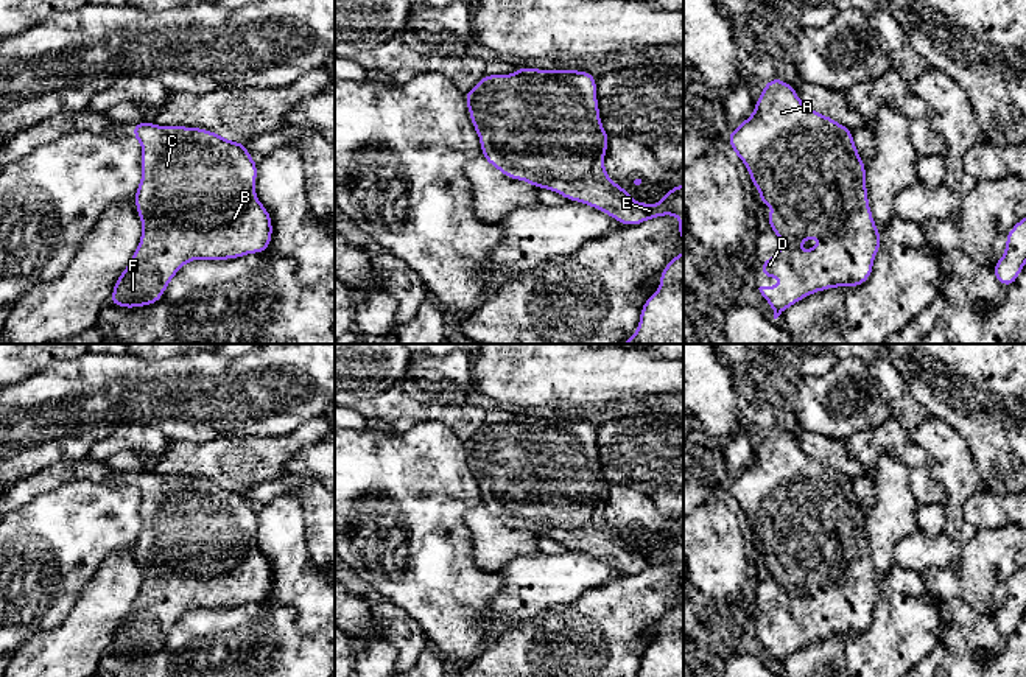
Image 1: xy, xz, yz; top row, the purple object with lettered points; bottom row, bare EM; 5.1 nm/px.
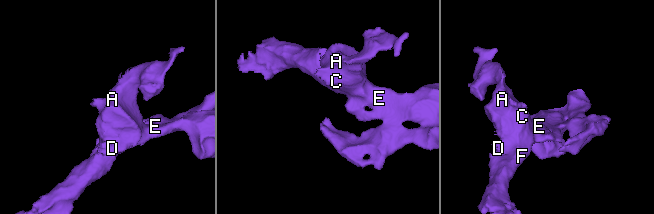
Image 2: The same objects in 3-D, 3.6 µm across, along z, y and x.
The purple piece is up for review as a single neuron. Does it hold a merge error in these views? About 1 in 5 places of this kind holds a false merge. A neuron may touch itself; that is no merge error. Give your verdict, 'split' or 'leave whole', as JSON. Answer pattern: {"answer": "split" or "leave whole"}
{"answer": "leave whole"}

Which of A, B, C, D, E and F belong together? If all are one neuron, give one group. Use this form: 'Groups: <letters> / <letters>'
Groups: A B C D E F

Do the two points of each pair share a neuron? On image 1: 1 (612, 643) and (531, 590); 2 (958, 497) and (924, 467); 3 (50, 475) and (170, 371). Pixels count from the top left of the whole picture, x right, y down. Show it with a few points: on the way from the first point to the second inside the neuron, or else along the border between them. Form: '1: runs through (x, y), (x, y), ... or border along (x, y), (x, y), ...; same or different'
1: border along (589, 592), (520, 620); different
2: border along (913, 442), (945, 492), (941, 506); different
3: border along (87, 456), (56, 461), (33, 475); different

